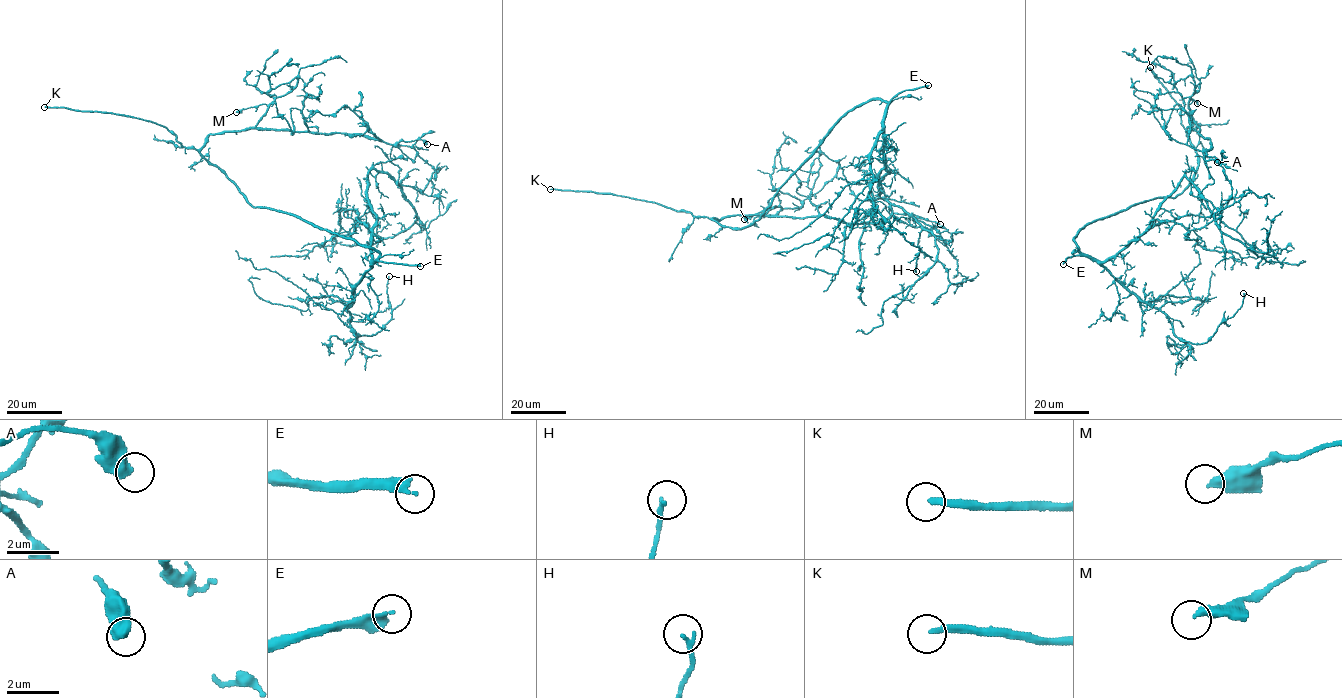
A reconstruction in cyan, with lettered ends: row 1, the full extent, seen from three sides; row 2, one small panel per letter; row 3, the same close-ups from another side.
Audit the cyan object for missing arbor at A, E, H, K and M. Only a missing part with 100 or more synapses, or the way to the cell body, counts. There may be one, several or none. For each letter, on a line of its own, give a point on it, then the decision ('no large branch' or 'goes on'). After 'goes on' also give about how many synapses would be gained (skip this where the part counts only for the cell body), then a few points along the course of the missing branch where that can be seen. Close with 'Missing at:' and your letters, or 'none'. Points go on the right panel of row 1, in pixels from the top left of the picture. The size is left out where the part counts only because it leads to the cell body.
A: (1217, 162) | no large branch
E: (1063, 264) | goes on | (1063, 264), (1059, 270), (1051, 273), (1048, 270)
H: (1243, 293) | no large branch
K: (1150, 67) | goes on | 250 syn | (1150, 67), (1141, 77), (1158, 91), (1160, 113), (1151, 69), (1146, 119), (1109, 176), (1101, 210)
M: (1197, 103) | no large branch
Missing at: E, K

